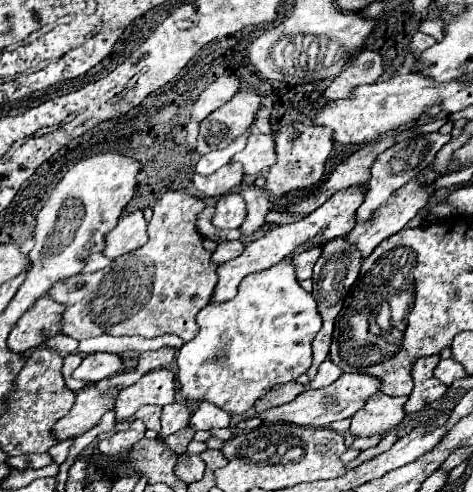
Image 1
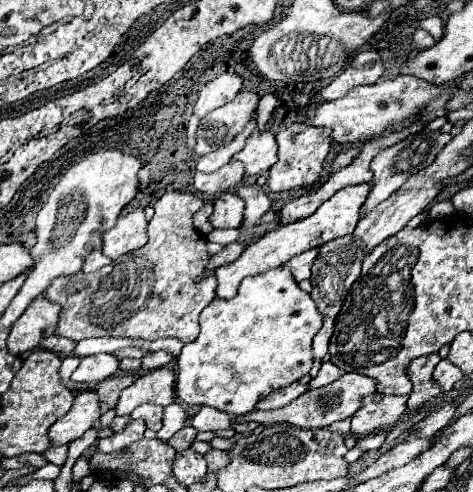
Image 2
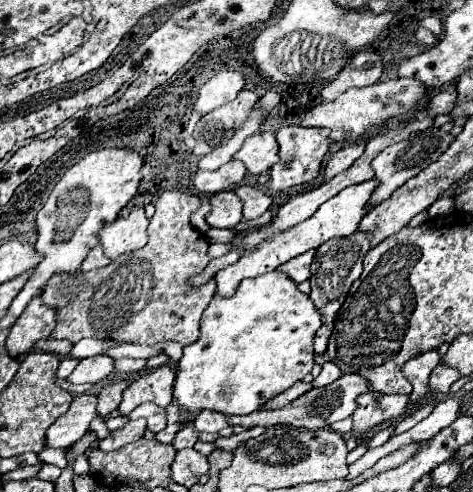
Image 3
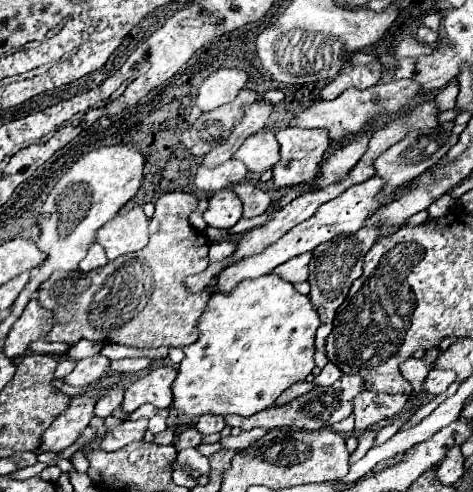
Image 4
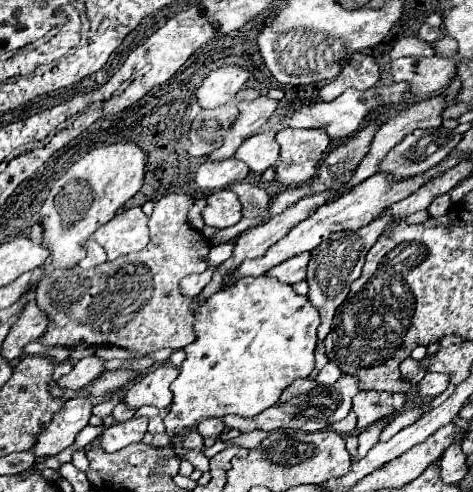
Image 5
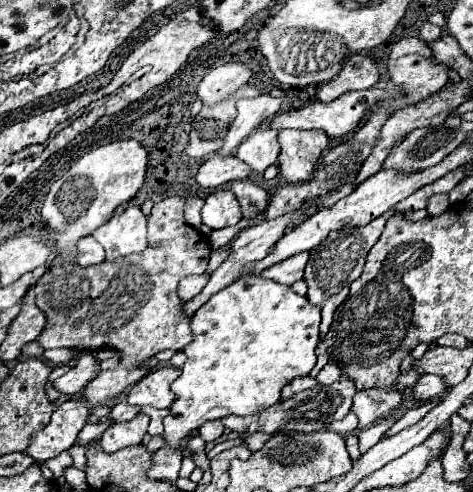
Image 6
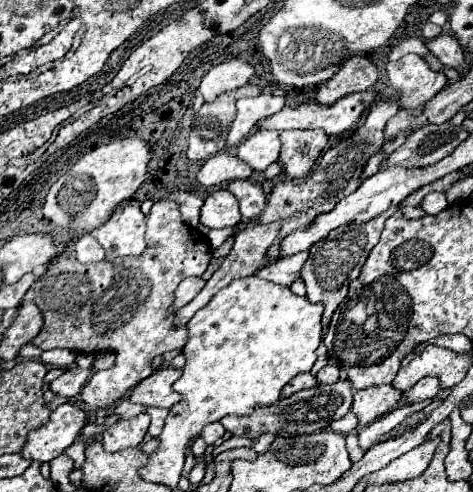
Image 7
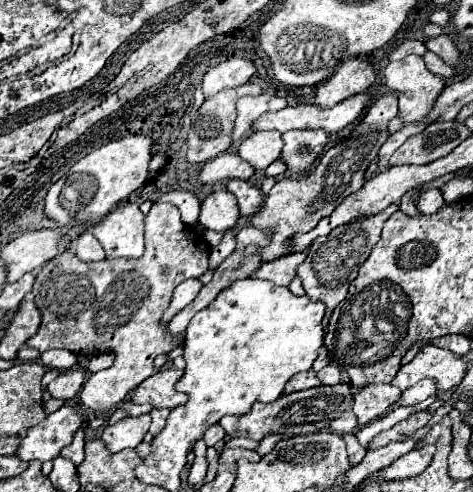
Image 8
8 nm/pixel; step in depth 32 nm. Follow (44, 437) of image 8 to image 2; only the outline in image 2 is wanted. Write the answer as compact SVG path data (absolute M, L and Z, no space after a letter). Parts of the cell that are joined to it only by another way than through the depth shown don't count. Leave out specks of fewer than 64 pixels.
M96 390L78 392L74 404L66 416L56 420L50 428L50 440L54 446L80 438L102 416L102 400Z

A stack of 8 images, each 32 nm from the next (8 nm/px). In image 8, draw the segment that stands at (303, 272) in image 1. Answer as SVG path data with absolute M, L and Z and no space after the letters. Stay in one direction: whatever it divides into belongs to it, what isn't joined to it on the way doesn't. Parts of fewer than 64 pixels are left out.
M296 252L296 254L288 254L272 262L264 262L252 276L270 280L278 286L288 286L292 278L296 276L296 270L304 262L304 258L306 258L306 252Z

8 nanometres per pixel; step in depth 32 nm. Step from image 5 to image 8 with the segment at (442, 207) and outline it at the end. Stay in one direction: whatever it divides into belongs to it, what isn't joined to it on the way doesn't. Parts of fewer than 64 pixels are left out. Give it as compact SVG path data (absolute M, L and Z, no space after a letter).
M430 190L426 192L424 196L420 196L420 200L416 202L416 208L422 212L422 214L434 214L436 210L440 210L442 206L446 204L444 196L440 190Z

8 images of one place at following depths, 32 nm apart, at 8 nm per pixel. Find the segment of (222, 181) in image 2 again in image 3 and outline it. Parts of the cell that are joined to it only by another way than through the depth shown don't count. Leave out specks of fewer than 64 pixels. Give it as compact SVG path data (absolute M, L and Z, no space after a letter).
M230 160L228 164L224 164L222 168L218 168L214 172L198 170L196 176L194 176L194 186L196 186L198 192L212 196L212 194L230 190L236 184L240 184L244 174L246 174L244 164L238 162L238 160Z

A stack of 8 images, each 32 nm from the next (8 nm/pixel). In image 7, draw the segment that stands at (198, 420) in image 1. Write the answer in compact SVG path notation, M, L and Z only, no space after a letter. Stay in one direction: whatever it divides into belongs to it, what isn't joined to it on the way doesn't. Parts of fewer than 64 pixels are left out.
M212 422L212 424L208 424L208 426L204 426L204 430L202 430L202 438L206 440L206 444L214 444L218 438L222 438L224 436L224 426L220 424L220 422Z

